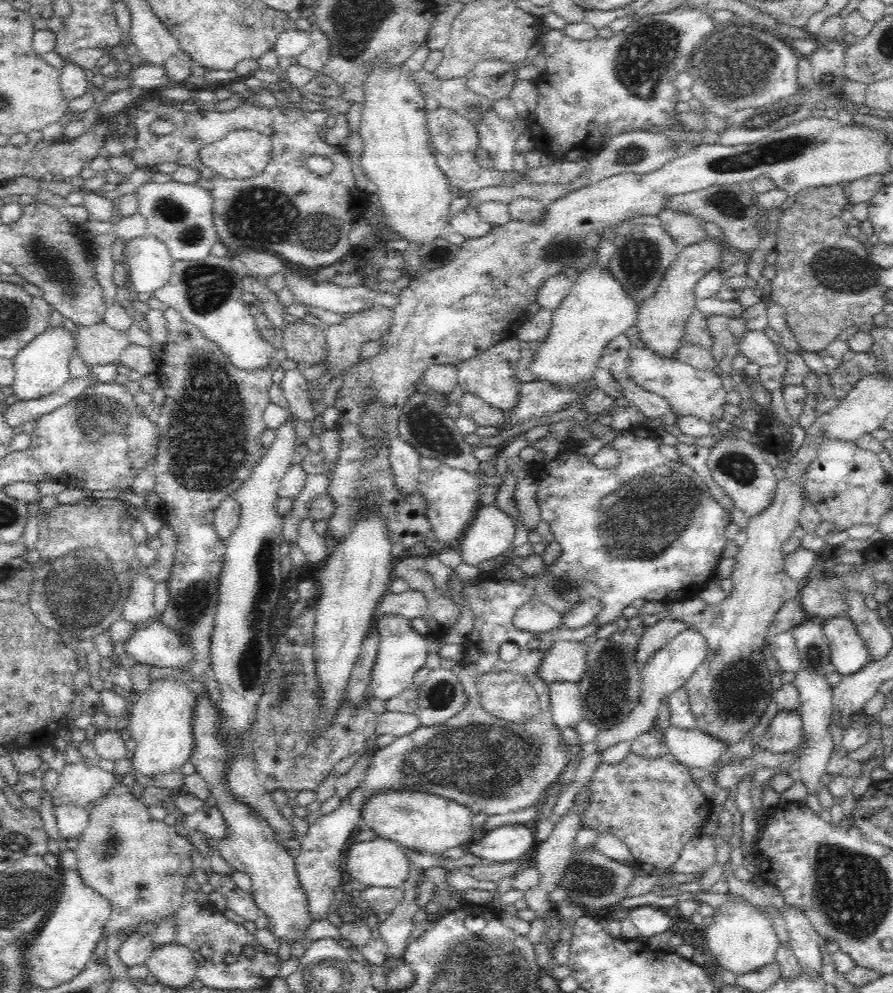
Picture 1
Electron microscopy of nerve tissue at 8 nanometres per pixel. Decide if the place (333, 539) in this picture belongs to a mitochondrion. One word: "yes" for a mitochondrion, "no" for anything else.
no

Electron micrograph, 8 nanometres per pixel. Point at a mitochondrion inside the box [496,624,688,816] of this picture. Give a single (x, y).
(606, 700)

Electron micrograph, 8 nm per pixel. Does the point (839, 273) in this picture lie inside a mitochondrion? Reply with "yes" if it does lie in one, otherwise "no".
yes

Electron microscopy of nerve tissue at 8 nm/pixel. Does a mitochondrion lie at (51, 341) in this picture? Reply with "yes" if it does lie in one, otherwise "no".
no

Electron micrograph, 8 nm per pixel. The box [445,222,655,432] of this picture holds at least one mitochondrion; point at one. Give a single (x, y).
(562, 253)

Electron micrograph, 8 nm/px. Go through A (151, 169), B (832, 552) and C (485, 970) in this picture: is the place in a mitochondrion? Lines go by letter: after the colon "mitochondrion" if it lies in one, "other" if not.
A: other
B: other
C: mitochondrion

